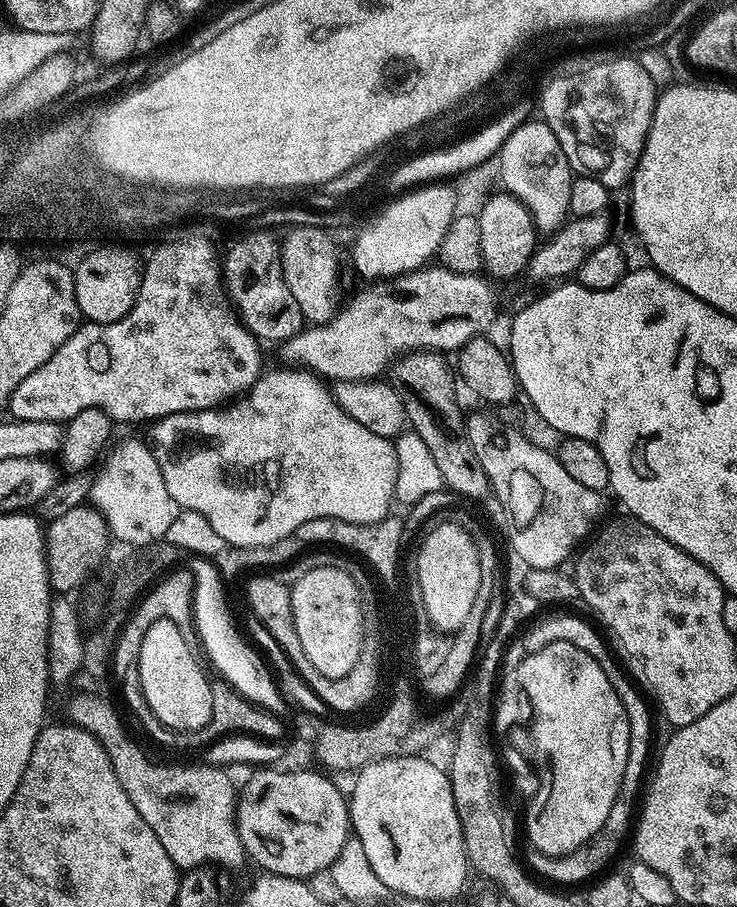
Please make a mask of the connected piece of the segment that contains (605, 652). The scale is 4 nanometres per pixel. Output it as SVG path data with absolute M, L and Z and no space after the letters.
M548 616L545 620L539 620L540 619L537 619L535 623L527 629L527 631L529 630L528 633L525 631L523 635L519 637L519 640L521 639L521 653L523 653L524 656L529 656L538 650L542 650L542 646L550 646L550 642L570 642L570 646L578 646L582 650L586 650L598 662L598 666L602 666L602 670L606 670L606 678L610 678L610 686L614 686L614 690L618 694L618 698L626 710L628 725L630 726L630 750L626 758L628 780L622 778L622 786L620 787L620 789L624 791L624 796L618 794L620 804L614 802L614 806L610 810L610 818L606 818L606 822L598 830L598 834L594 834L594 838L590 838L582 846L578 846L578 850L570 850L570 854L551 856L550 854L542 854L541 852L532 850L529 851L528 860L526 856L527 867L531 869L537 877L543 878L553 885L564 886L560 884L584 883L584 885L587 885L589 882L595 881L597 877L608 868L606 867L607 864L619 854L620 847L624 844L624 839L626 839L627 836L629 839L630 829L634 824L634 813L638 808L638 797L642 792L642 784L640 788L640 779L643 778L644 767L648 764L648 743L652 740L652 712L648 709L649 701L646 699L645 693L637 687L633 677L629 675L625 669L624 673L623 670L616 665L616 660L612 657L611 650L604 645L603 638L600 637L582 617Z

